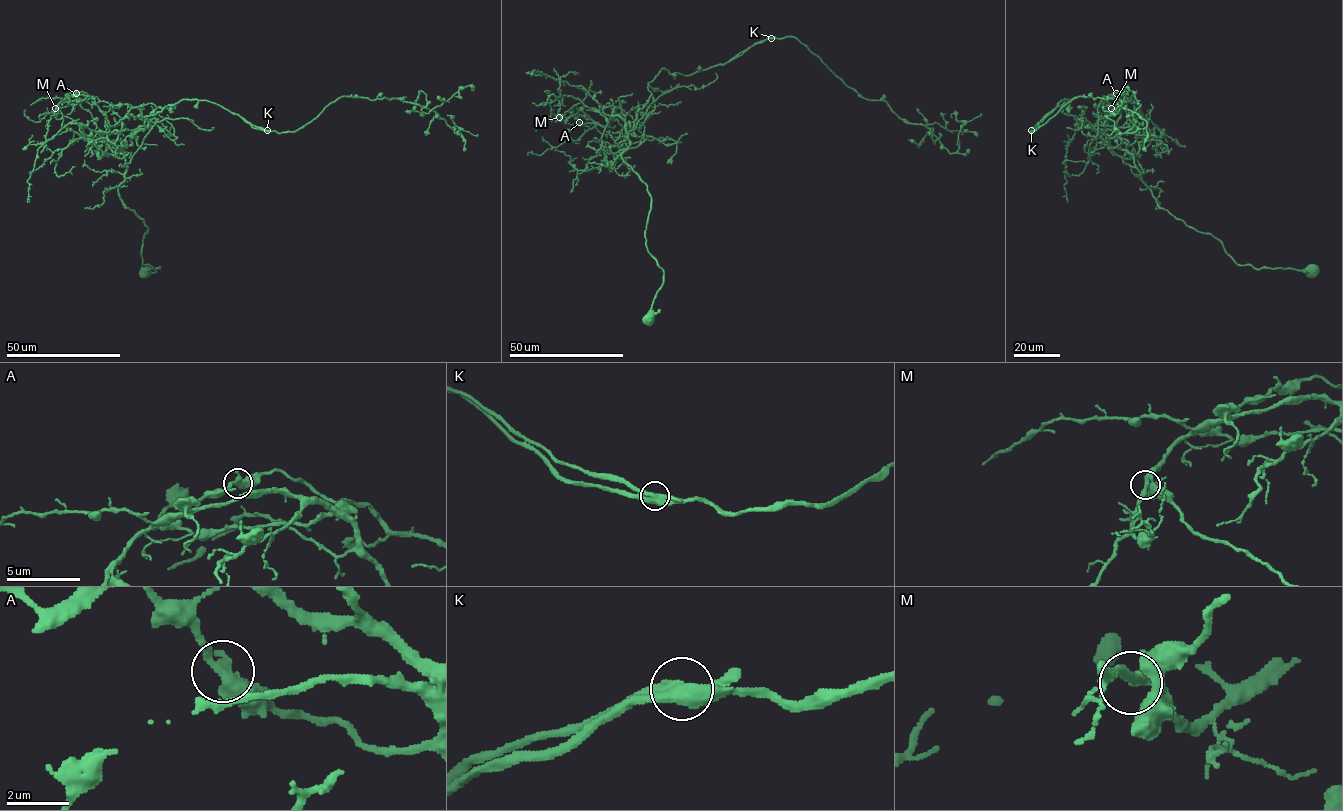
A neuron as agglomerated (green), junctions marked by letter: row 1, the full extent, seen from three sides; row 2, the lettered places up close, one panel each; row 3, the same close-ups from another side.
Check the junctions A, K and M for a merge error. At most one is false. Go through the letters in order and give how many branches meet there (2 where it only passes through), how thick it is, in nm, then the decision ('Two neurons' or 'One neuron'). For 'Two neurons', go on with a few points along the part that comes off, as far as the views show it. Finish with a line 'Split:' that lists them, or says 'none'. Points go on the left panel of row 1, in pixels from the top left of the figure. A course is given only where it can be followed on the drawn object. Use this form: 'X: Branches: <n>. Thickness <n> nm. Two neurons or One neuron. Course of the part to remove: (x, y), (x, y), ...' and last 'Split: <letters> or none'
A: Branches: 2. Thickness 420 nm. One neuron
K: Branches: 2. Thickness 550 nm. Two neurons. Course of the part to remove: (267, 130), (225, 109)
M: Branches: 2. Thickness 320 nm. One neuron
Split: K

